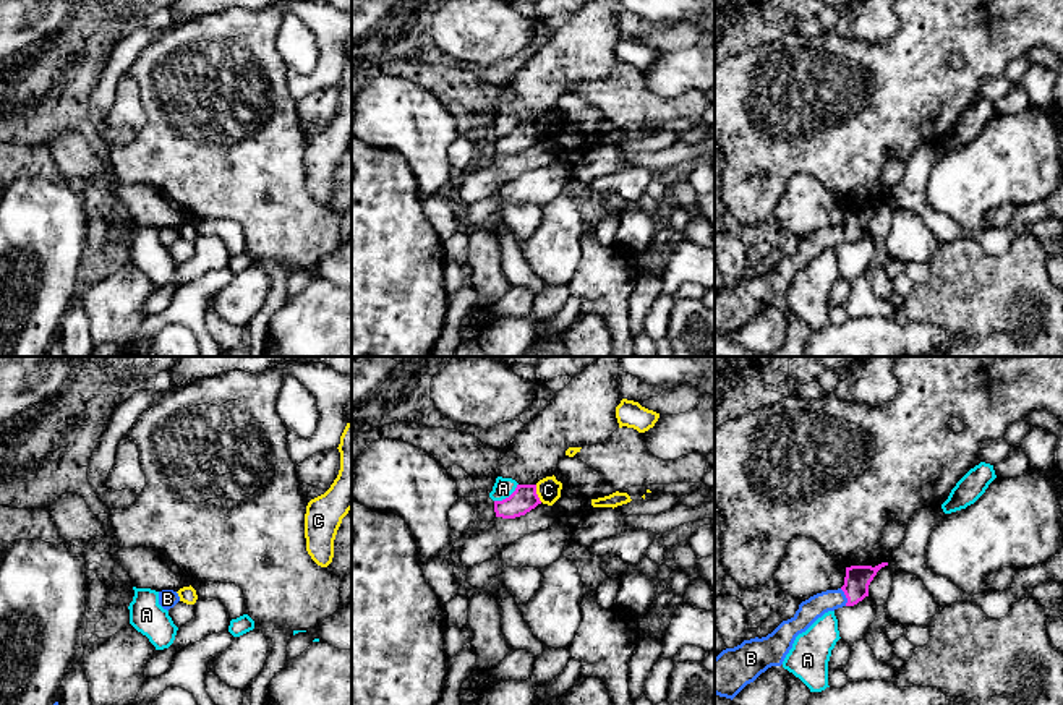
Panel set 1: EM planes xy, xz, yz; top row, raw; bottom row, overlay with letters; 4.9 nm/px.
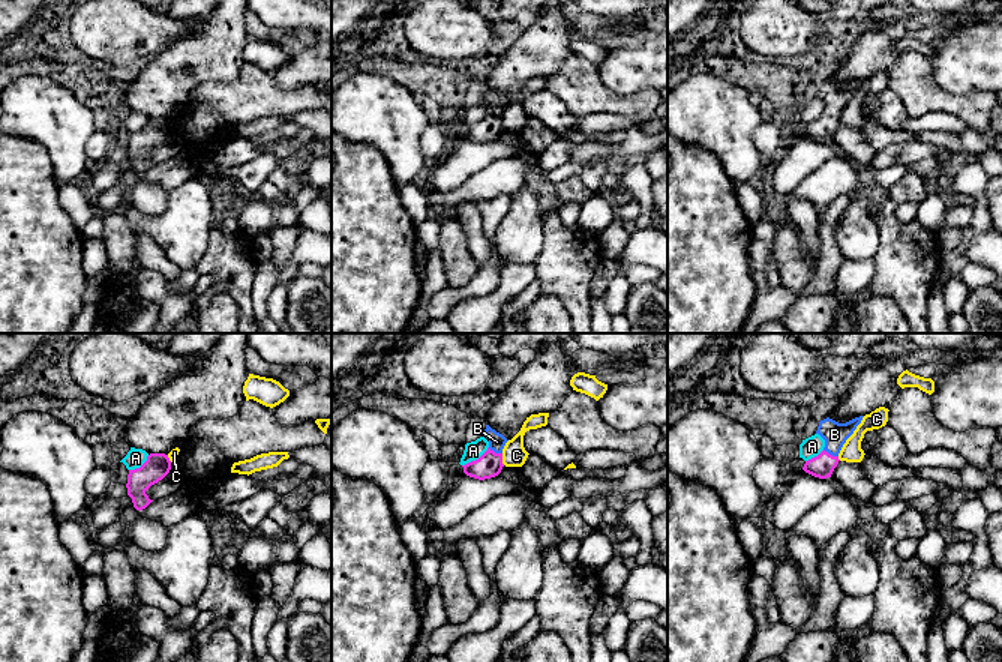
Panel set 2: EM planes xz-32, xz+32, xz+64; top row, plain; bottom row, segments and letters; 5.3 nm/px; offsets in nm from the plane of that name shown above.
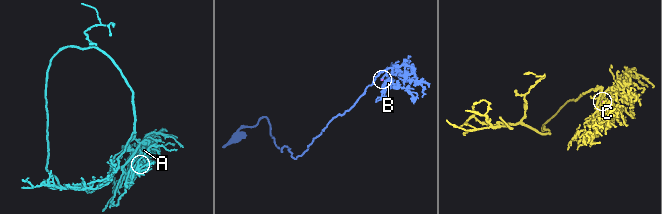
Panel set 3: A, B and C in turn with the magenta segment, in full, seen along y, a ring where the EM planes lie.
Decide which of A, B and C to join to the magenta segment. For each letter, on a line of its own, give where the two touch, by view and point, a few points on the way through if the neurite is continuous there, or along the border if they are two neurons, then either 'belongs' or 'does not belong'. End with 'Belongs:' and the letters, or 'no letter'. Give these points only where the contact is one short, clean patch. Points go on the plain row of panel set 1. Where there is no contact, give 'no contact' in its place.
A: contact xz (509, 133); border xz (517, 120), (508, 133), (495, 138); does not belong
B: contact yz (846, 234); way yz (858, 216), (856, 224), (846, 234), (827, 237), (815, 243); belongs
C: contact xz (535, 130); border xz (535, 122), (535, 130), (542, 138); does not belong
Belongs: B

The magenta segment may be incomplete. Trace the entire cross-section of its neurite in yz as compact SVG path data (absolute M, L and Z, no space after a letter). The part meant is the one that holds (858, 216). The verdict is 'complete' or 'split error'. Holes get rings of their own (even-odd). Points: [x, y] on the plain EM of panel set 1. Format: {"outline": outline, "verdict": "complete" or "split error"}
{"outline": "M888 199L875 204L846 204L841 225L826 227L802 238L796 251L783 258L766 274L744 277L734 285L723 287L715 295L715 331L732 337L768 305L781 303L799 271L805 269L825 250L843 243L854 243L869 233L870 219L885 203Z", "verdict": "split error"}

